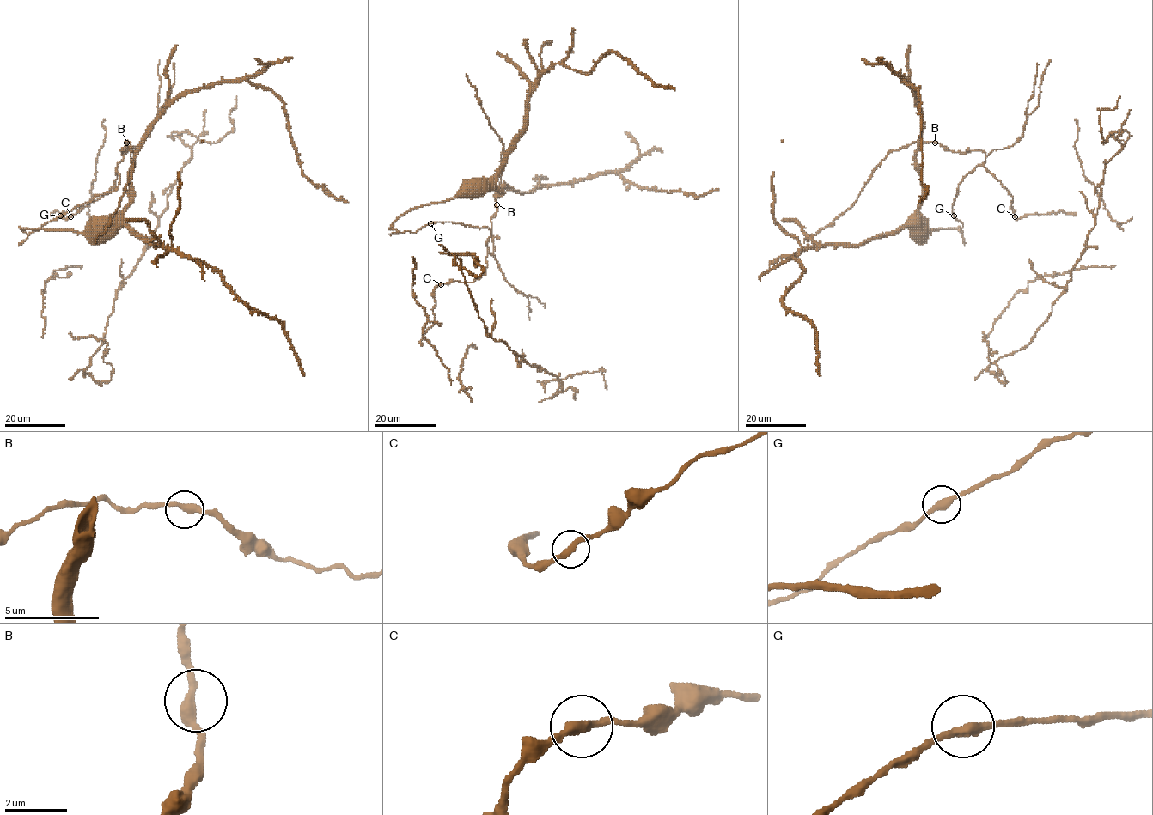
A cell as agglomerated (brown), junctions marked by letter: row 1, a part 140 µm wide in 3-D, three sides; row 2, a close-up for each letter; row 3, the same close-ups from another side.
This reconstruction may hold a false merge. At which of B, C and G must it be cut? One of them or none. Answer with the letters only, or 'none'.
none

